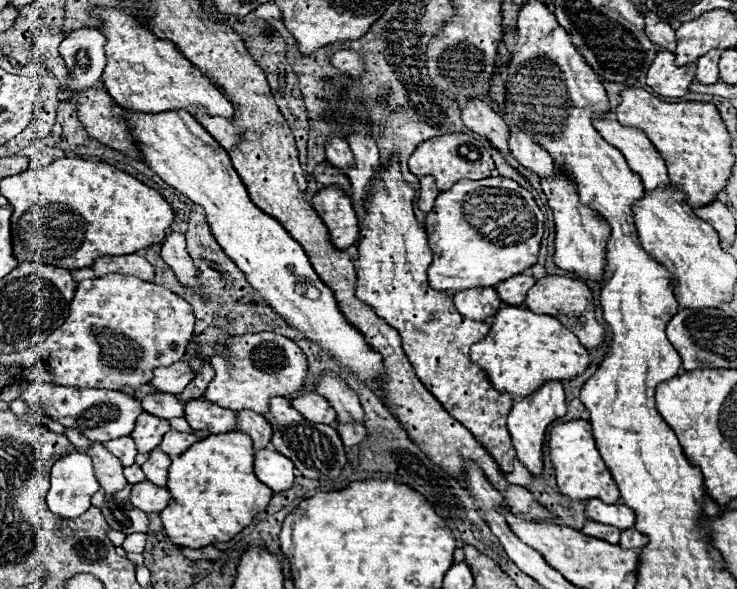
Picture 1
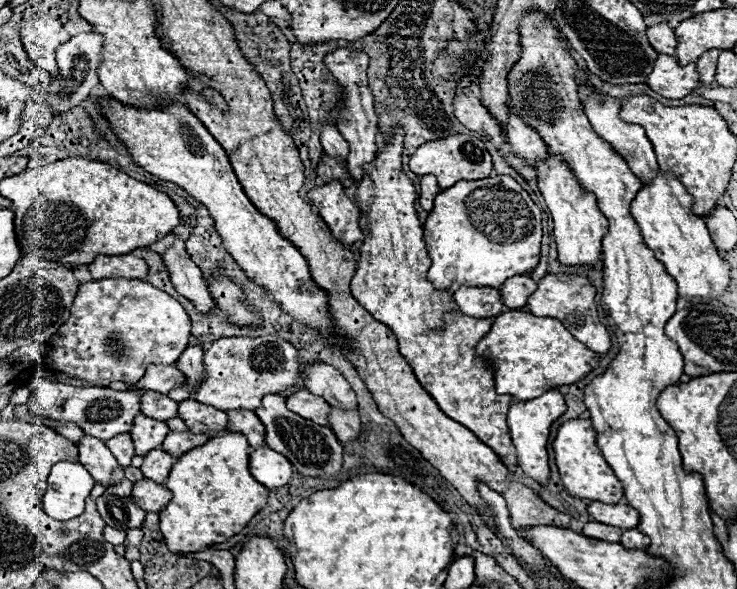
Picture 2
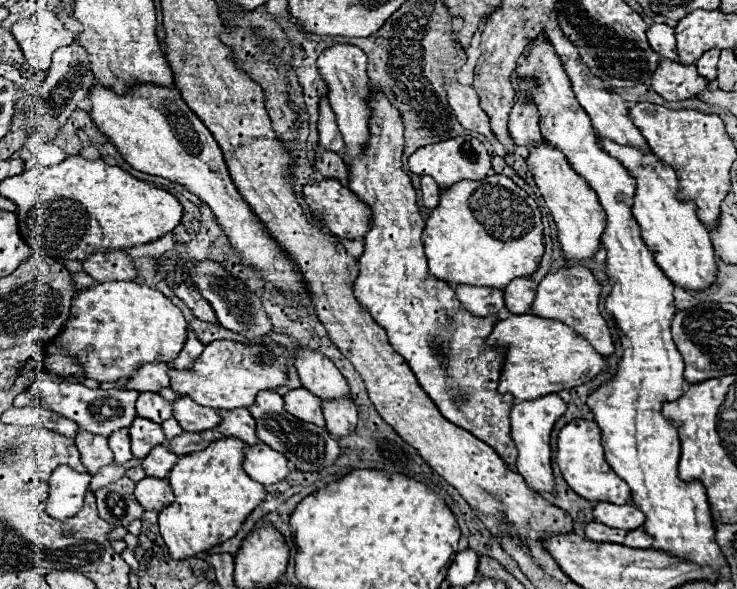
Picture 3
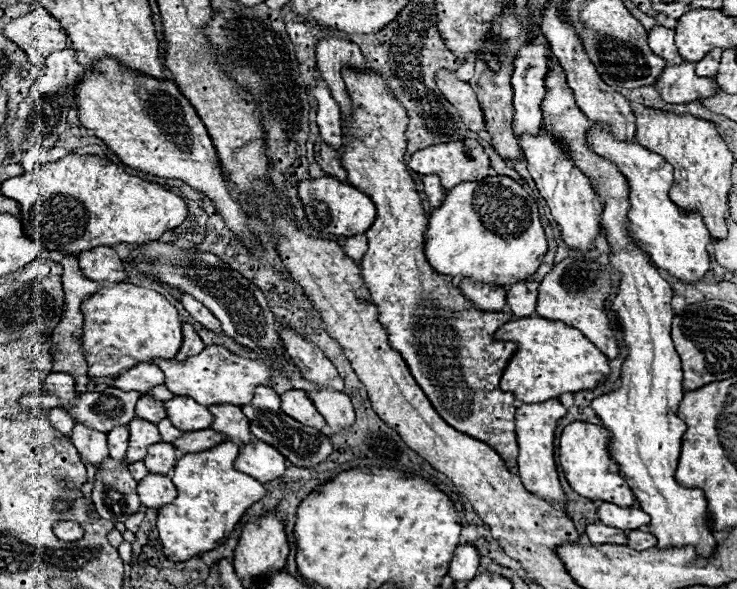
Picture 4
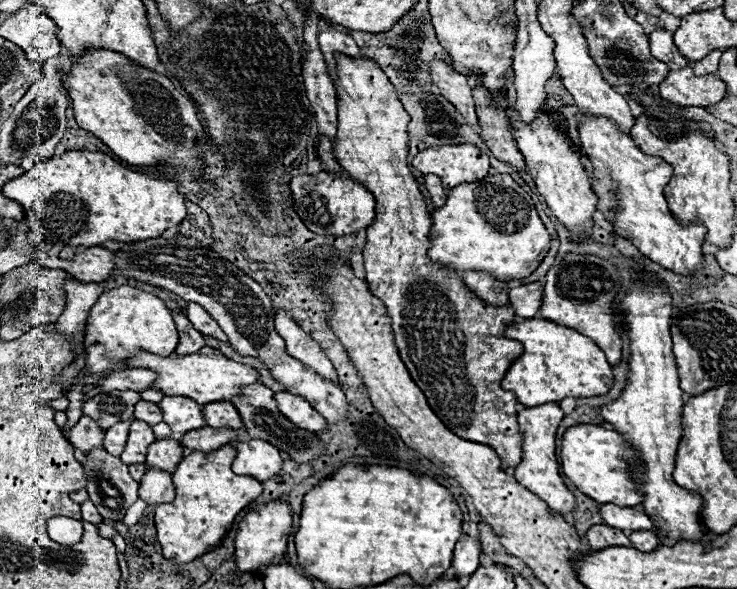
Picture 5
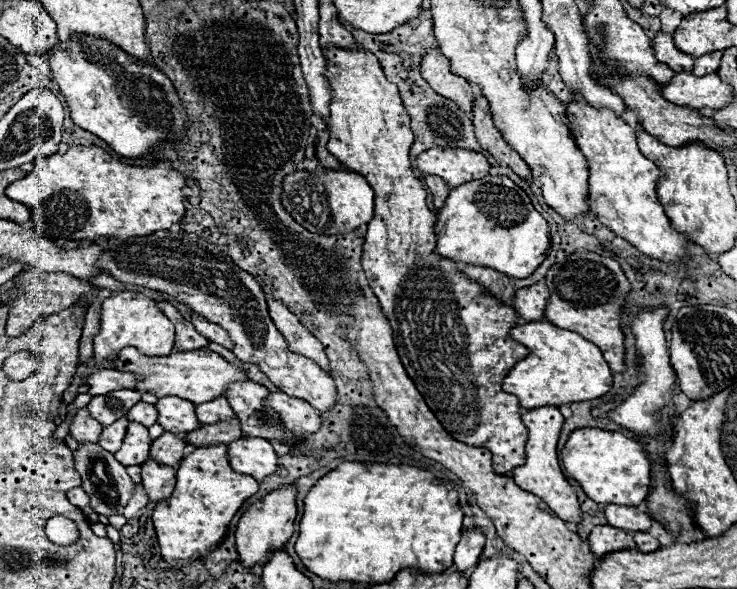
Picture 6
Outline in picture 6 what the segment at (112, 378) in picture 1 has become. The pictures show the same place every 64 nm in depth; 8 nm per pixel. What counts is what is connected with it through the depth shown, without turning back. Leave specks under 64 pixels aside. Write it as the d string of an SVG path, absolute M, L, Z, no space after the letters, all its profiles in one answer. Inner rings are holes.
M130 290L112 292L112 296L108 296L100 306L100 330L94 336L92 358L96 364L106 366L112 362L112 358L116 358L116 354L120 354L122 348L128 348L128 346L138 348L142 354L148 354L148 356L168 356L172 354L174 338L176 338L174 326L158 308L156 300Z

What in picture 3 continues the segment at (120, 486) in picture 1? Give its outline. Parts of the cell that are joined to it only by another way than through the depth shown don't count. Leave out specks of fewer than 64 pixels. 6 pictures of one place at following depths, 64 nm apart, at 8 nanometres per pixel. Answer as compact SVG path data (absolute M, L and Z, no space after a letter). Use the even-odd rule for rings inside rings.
M78 430L76 446L80 450L82 464L86 466L86 470L92 476L98 474L100 468L104 468L108 464L114 464L112 452L108 448L108 440L104 436L96 436L96 434L90 434L86 430Z

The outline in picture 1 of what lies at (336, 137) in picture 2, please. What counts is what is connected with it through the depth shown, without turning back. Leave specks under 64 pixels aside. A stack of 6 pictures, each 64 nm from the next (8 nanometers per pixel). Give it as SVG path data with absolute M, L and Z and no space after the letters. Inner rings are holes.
M332 138L326 144L326 156L328 156L328 162L332 162L332 166L336 166L342 174L346 174L354 166L354 154L348 142L344 142L342 138Z

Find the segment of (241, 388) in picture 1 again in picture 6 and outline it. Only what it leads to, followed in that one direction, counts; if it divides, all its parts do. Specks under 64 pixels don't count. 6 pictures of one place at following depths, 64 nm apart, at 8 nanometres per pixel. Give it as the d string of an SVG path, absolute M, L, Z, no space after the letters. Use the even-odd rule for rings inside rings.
M124 348L116 356L112 366L122 372L140 374L142 380L138 382L138 388L136 388L140 392L152 392L158 398L180 396L180 398L190 400L194 404L204 404L214 398L220 398L226 394L228 384L248 380L246 370L236 368L234 364L226 362L220 354L216 354L208 348L200 348L200 350L192 350L192 352L174 352L170 356L146 356L146 354L140 354L138 350Z

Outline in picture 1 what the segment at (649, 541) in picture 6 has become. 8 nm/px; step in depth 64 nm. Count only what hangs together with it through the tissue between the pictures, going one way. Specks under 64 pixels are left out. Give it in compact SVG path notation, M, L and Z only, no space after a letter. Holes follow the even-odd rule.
M628 528L628 530L622 530L622 538L620 538L620 548L624 550L640 550L648 544L648 538L640 532L636 532L634 528Z

